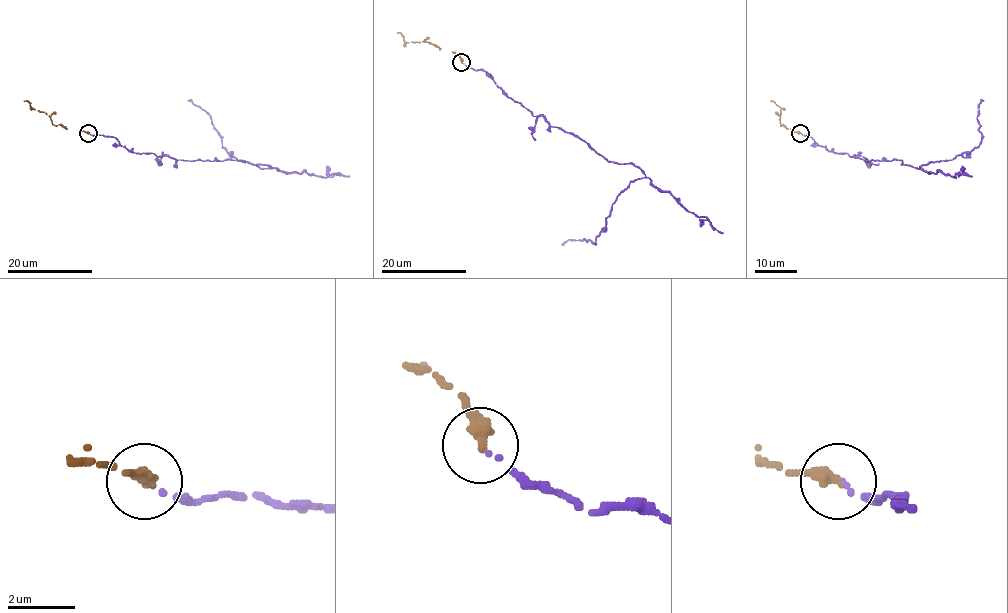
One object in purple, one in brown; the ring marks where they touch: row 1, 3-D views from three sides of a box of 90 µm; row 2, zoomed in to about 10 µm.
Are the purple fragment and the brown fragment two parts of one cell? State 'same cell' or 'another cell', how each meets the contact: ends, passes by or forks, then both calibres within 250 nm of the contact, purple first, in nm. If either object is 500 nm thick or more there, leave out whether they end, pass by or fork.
same cell | purple ends | brown ends | 100/380 nm

